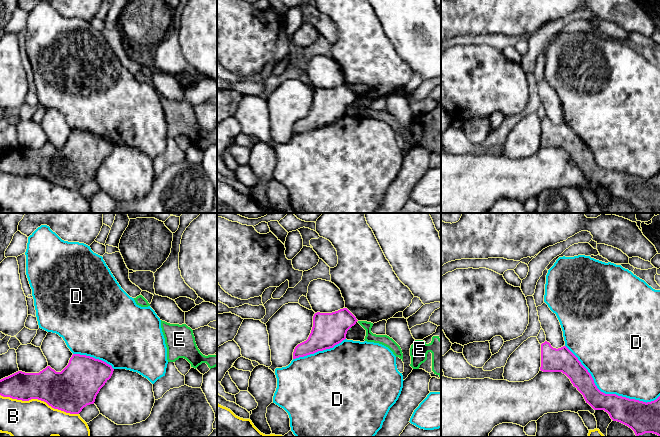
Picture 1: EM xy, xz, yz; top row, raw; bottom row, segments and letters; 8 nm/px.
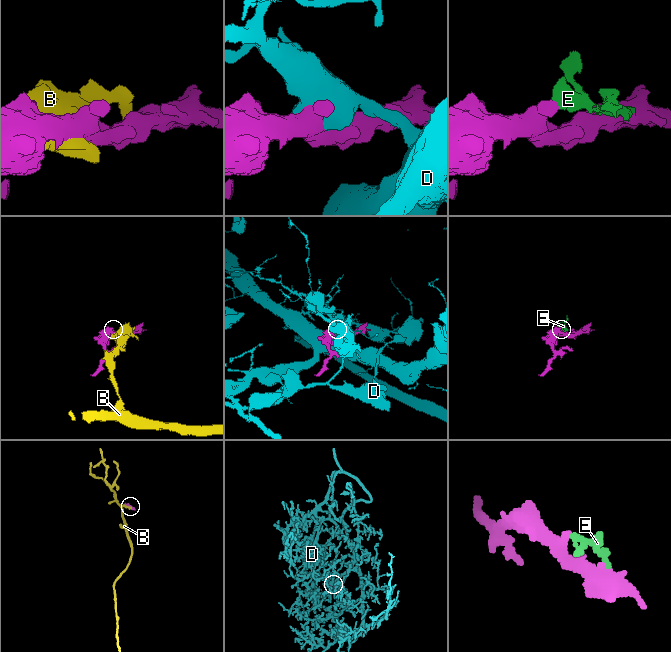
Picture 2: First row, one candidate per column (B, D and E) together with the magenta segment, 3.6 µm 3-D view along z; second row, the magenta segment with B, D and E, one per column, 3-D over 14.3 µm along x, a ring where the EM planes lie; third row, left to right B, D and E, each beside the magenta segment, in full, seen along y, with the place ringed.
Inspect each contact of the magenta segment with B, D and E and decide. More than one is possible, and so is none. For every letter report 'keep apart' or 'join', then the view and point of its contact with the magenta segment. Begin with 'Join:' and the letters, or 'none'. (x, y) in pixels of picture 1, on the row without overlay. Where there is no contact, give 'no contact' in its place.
Join: none
B: keep apart | xy (39, 175)
D: keep apart | yz (607, 170)
E: keep apart | xz (349, 104)

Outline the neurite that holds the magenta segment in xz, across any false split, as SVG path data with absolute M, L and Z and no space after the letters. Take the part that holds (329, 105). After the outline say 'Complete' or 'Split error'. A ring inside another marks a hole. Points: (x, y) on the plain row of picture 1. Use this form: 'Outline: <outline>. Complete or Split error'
Outline: M347 84L332 89L315 89L311 109L306 117L295 123L293 135L333 124L346 115L347 107L357 97Z. Complete

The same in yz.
Outline: M547 117L541 120L540 146L565 150L594 186L604 186L613 197L631 204L636 212L653 209L660 213L660 172L646 179L605 170L597 164L591 150L566 122L556 125Z. Complete

